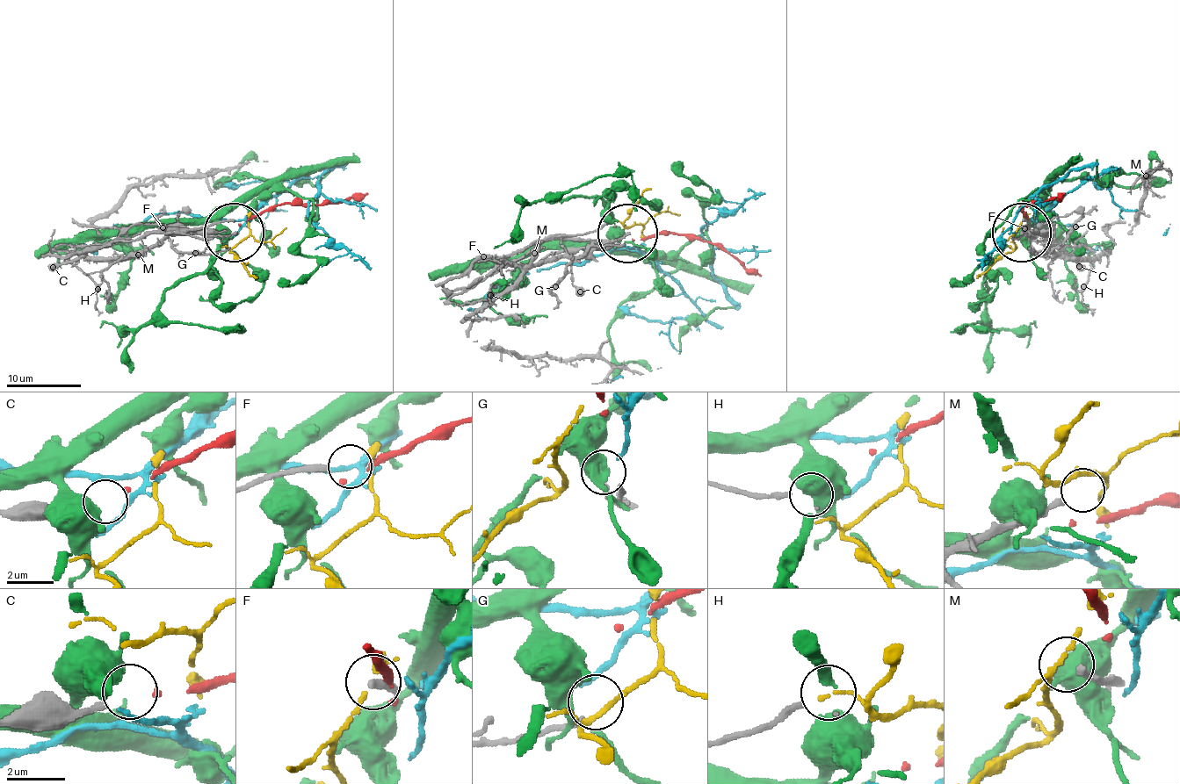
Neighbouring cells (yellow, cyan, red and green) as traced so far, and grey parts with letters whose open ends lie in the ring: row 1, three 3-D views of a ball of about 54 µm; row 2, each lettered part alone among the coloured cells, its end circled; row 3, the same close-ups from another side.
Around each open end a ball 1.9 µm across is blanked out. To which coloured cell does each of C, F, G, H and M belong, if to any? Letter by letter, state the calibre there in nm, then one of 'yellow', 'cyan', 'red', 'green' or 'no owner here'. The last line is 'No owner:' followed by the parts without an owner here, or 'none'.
C: calibre 220 nm; red
F: calibre 280 nm; yellow
G: calibre 180 nm; no owner here
H: calibre 30 nm; no owner here
M: calibre 240 nm; no owner here
No owner: G, H, M

